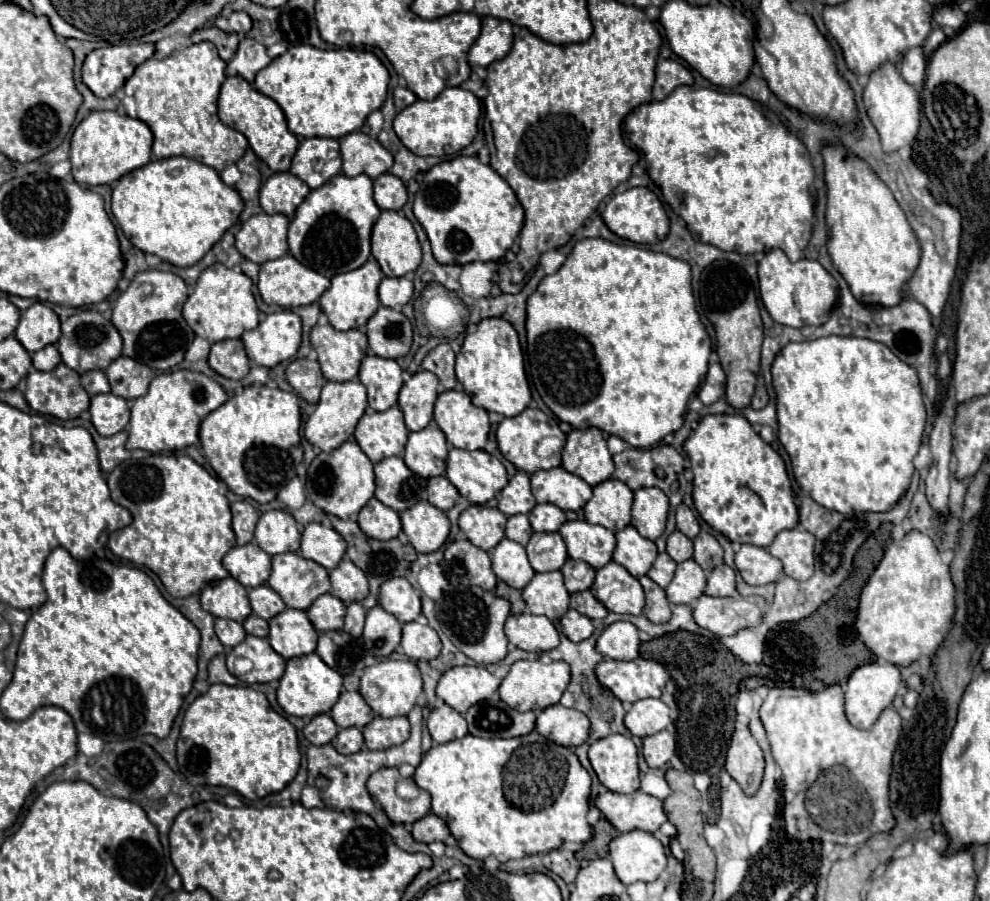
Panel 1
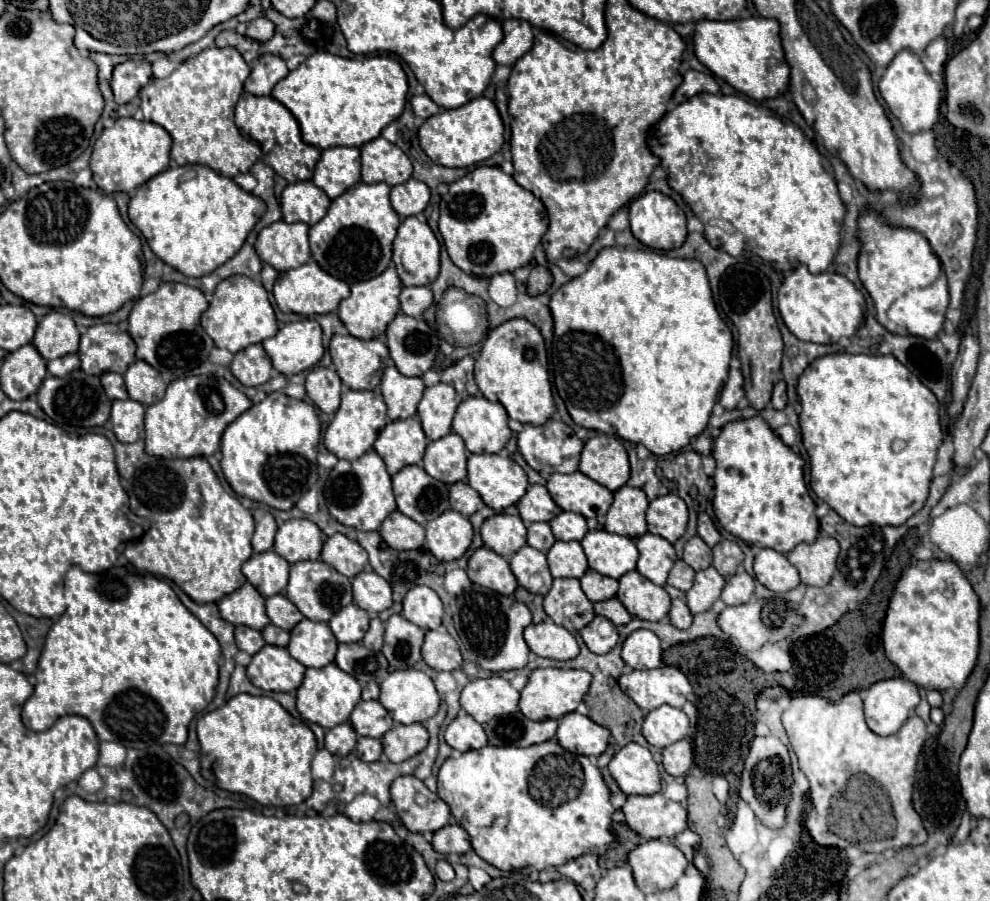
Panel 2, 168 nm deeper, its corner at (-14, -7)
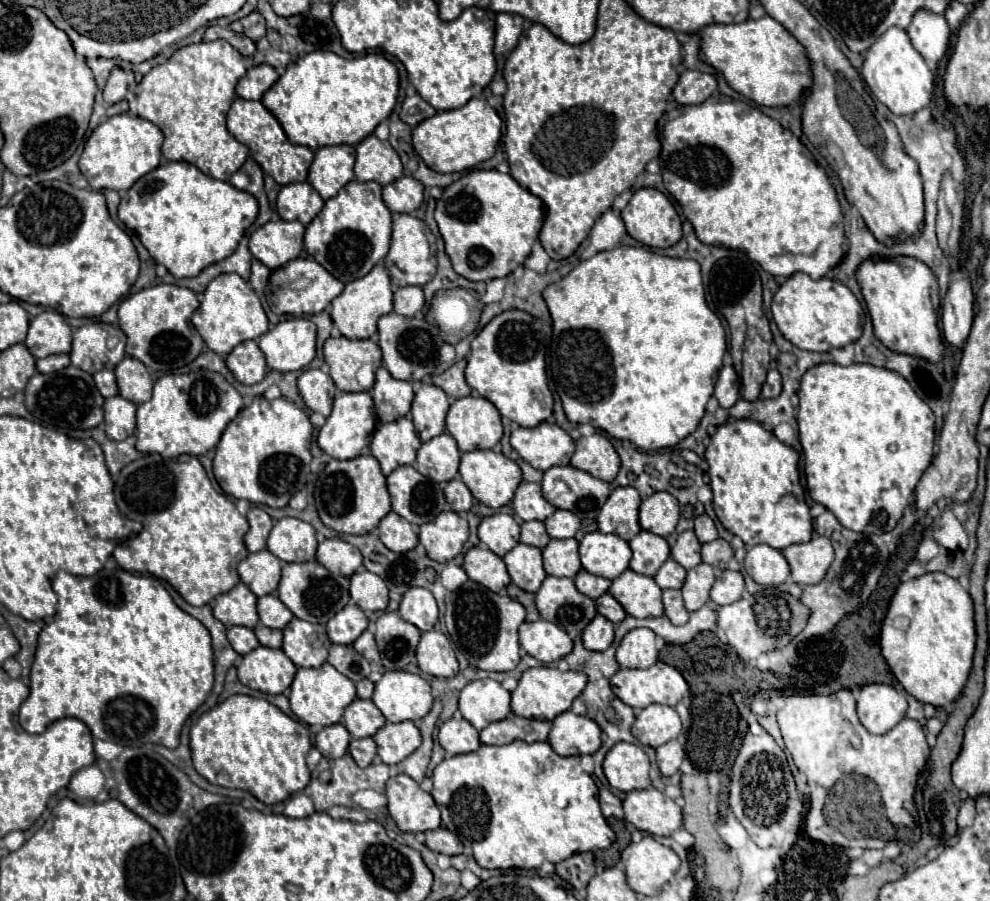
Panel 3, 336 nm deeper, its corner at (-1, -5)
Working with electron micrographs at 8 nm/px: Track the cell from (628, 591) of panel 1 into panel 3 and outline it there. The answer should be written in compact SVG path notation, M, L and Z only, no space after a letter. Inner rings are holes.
M625 570L619 578L613 580L609 592L625 608L629 616L635 618L655 618L663 616L661 588L651 576Z

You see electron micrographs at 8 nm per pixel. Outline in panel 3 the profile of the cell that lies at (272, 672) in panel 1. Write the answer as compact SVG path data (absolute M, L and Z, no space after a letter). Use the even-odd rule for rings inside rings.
M259 646L243 656L237 672L241 684L253 690L265 694L283 694L291 686L297 666L283 650Z

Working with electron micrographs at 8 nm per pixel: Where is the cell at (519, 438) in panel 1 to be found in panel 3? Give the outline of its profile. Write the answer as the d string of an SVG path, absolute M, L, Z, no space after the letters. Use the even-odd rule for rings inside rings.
M555 422L513 430L511 446L525 462L541 472L549 470L551 466L567 466L575 452L573 438Z

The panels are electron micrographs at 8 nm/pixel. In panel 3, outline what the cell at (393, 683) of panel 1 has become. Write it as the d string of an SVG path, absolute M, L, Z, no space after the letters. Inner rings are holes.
M405 670L385 672L381 682L375 684L371 700L387 722L421 720L433 706L429 684L419 674Z

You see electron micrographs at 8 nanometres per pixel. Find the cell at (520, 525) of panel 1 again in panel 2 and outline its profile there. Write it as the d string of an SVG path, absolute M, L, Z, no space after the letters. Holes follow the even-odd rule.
M534 522L528 526L528 544L540 552L548 552L556 542L548 522Z

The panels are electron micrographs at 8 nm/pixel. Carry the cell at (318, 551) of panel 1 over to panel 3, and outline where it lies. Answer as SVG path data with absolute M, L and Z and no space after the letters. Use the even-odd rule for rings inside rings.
M325 538L319 542L317 562L323 564L329 572L351 576L363 564L363 556L353 544L341 538Z

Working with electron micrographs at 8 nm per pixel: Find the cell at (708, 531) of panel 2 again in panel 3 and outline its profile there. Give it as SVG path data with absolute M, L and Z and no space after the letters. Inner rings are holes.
M703 514L703 516L697 516L697 518L695 518L695 534L697 534L697 538L699 538L699 542L701 542L701 544L705 544L705 542L711 542L711 540L717 540L717 538L719 538L717 528L715 528L715 522L713 522L707 514Z

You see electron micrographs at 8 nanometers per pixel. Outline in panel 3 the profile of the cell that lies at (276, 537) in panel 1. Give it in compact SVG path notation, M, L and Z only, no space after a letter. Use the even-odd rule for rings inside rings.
M297 518L277 520L267 540L269 552L287 563L313 560L317 546L315 528Z

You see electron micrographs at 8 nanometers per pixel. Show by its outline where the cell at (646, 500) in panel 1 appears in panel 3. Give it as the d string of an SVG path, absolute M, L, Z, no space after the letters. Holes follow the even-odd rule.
M655 492L643 500L639 508L639 524L643 530L649 530L659 536L669 536L675 532L679 522L679 504L677 498L669 492Z

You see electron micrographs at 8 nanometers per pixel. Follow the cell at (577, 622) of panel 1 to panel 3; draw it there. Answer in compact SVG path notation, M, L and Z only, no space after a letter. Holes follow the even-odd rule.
M599 614L583 632L583 644L587 650L603 652L613 644L613 638L615 638L615 624Z

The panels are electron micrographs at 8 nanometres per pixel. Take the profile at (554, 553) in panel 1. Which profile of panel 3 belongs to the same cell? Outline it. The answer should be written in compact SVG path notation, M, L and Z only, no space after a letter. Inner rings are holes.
M575 538L551 540L543 548L543 564L545 564L545 572L551 576L575 578L577 572L581 570L579 542Z

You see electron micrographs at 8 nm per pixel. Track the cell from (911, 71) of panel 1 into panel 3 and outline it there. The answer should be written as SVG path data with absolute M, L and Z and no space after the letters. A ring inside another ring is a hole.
M921 8L915 12L911 24L907 26L907 34L917 48L917 52L931 64L939 62L949 46L949 24L943 14L927 12L927 8Z

